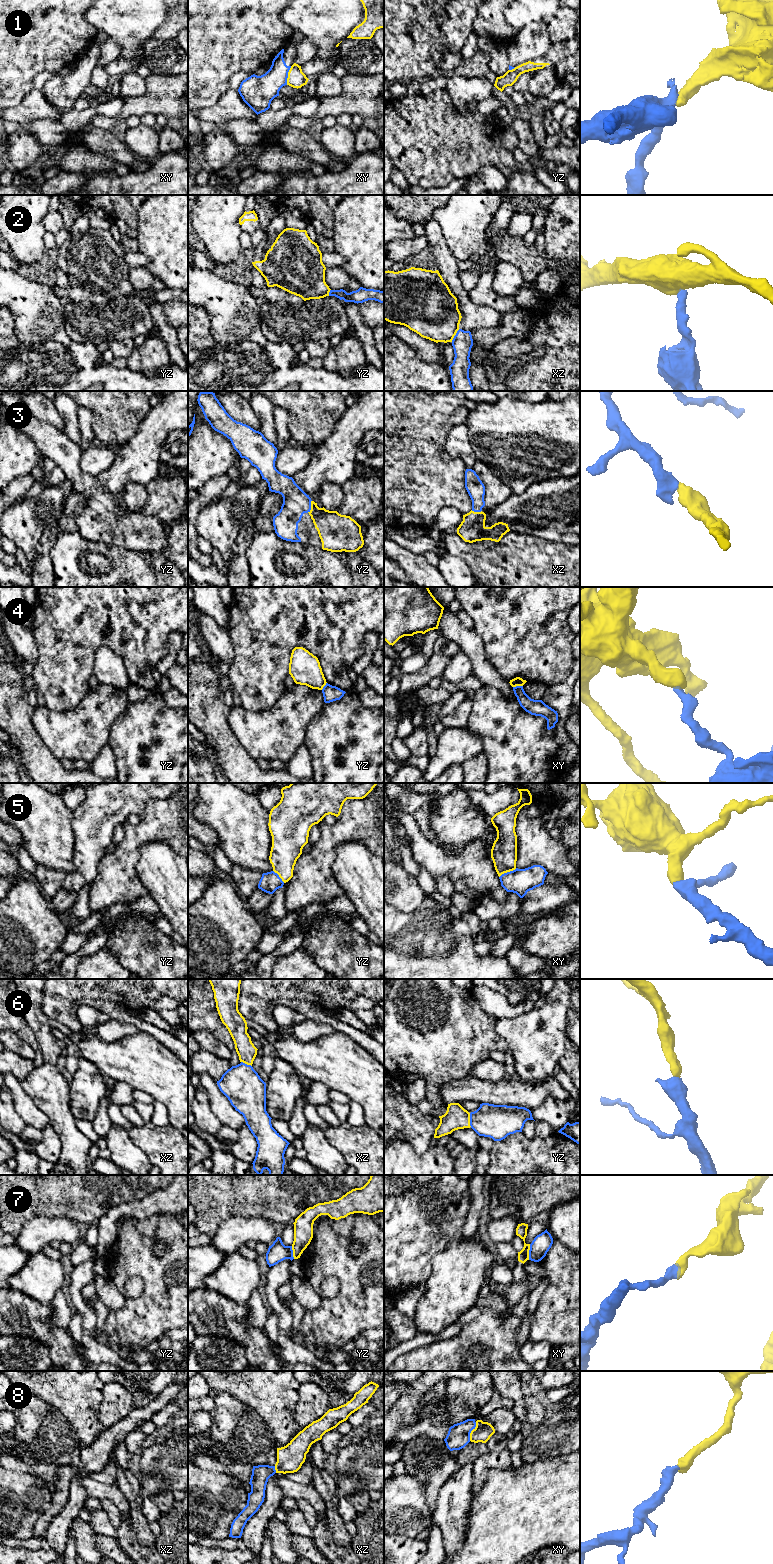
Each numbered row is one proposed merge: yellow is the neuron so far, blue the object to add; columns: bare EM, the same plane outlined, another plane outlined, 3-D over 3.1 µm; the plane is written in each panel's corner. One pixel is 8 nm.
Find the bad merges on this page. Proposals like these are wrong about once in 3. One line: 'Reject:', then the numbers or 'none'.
Reject: 1, 2, 4, 7

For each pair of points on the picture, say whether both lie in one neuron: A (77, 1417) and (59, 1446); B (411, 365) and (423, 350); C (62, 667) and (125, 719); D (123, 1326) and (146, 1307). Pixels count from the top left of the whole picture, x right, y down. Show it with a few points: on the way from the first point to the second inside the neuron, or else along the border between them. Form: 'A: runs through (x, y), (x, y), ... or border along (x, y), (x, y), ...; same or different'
A: border along (56, 1408), (74, 1428), (81, 1442); different
B: border along (401, 340), (409, 344), (424, 361), (440, 364); different
C: border along (90, 689), (74, 706); different
D: runs through (129, 1323), (140, 1313); same

